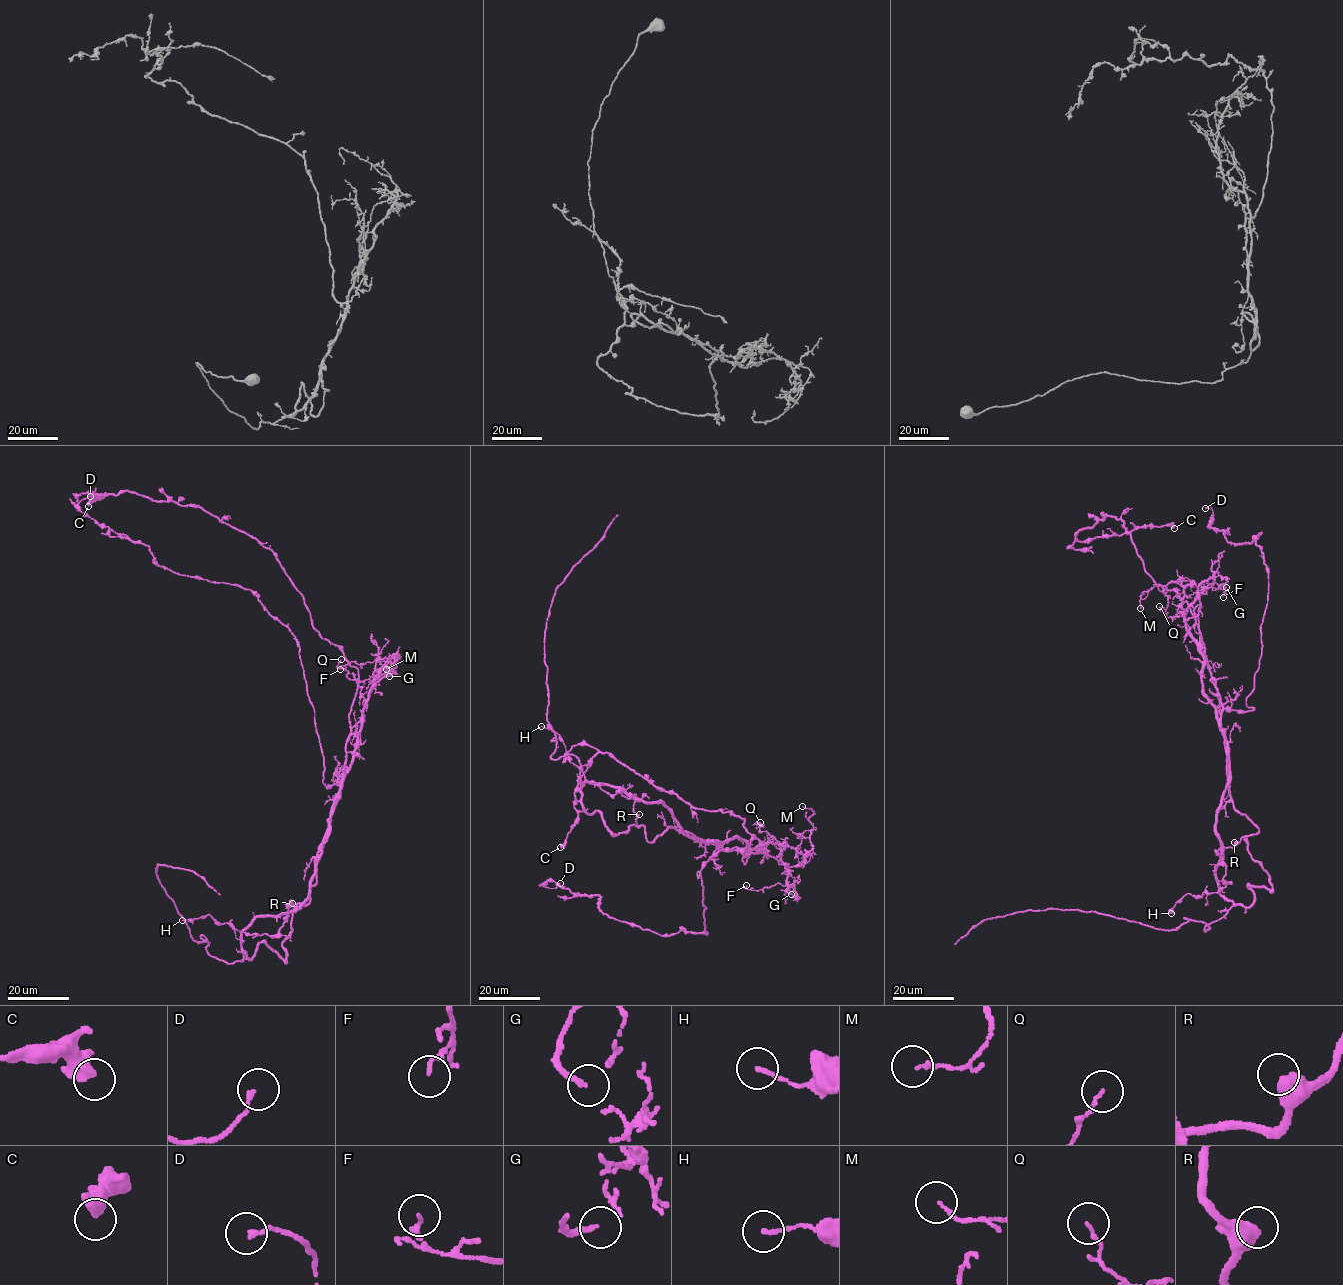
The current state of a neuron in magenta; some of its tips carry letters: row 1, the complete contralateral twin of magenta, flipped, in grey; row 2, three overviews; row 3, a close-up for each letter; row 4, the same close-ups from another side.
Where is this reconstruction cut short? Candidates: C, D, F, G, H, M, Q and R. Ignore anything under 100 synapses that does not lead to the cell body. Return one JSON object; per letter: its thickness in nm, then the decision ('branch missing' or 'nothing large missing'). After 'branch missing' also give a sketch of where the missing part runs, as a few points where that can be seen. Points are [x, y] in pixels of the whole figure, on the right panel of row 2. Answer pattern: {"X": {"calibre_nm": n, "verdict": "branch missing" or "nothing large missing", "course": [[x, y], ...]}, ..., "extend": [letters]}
{"C": {"calibre_nm": 500, "verdict": "nothing large missing"}, "D": {"calibre_nm": 160, "verdict": "nothing large missing"}, "F": {"calibre_nm": 110, "verdict": "nothing large missing"}, "G": {"calibre_nm": 140, "verdict": "nothing large missing"}, "H": {"calibre_nm": 140, "verdict": "nothing large missing"}, "M": {"calibre_nm": 120, "verdict": "nothing large missing"}, "Q": {"calibre_nm": 120, "verdict": "nothing large missing"}, "R": {"calibre_nm": 600, "verdict": "nothing large missing"}, "extend": []}

